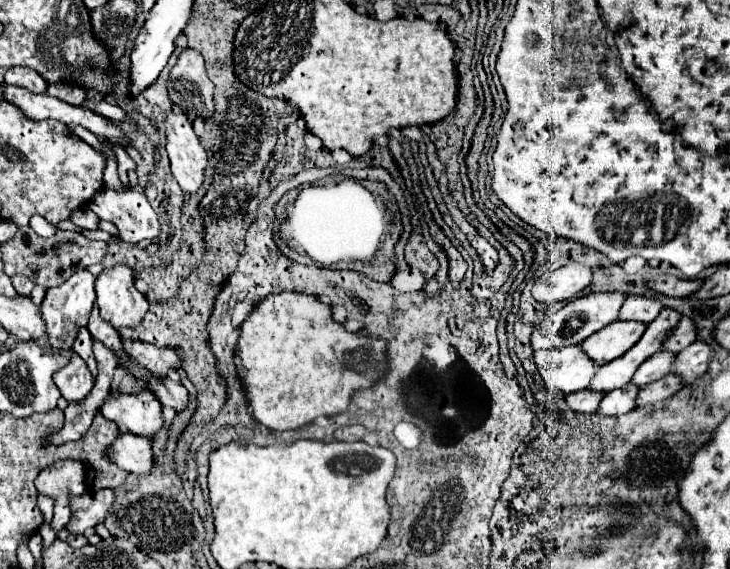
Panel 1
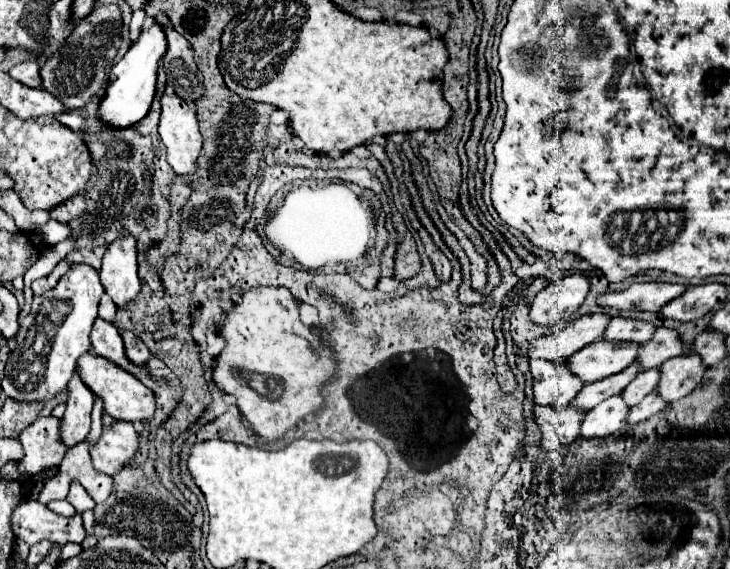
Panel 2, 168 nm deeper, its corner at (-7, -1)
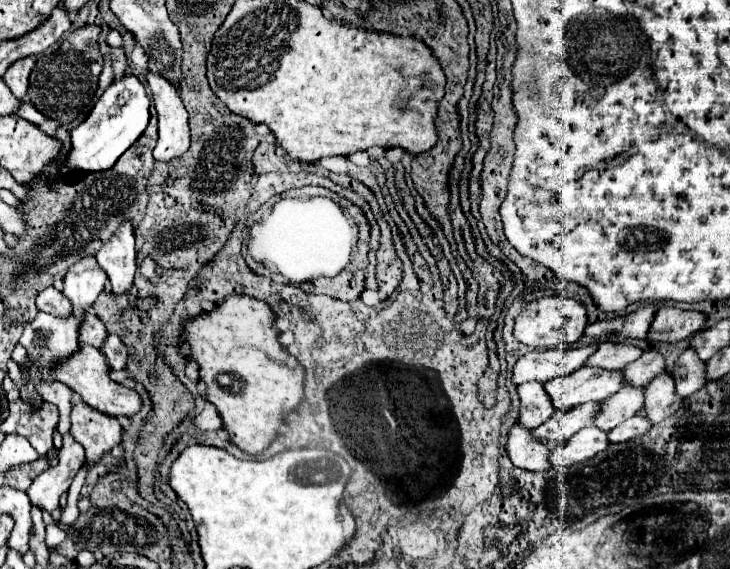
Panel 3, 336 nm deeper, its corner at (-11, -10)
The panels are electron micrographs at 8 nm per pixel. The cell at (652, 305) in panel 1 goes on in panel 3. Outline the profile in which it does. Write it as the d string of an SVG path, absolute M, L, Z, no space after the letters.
M602 341L598 351L588 359L588 365L602 367L608 371L622 371L628 363L636 361L644 353L642 347L630 345L630 343L614 343L614 341Z

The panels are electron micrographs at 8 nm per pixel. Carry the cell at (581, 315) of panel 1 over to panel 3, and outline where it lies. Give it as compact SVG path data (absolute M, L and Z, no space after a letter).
M598 341L588 343L578 349L546 349L546 351L530 351L516 361L512 381L516 385L526 381L550 381L556 377L570 375L580 369L588 357L596 351Z

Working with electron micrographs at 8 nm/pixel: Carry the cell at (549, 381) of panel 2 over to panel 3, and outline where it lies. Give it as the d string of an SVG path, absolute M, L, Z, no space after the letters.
M528 381L524 385L518 385L518 393L520 393L520 419L518 419L518 423L522 423L528 429L538 427L556 411L552 407L552 399L548 399L548 391L544 391L542 383Z

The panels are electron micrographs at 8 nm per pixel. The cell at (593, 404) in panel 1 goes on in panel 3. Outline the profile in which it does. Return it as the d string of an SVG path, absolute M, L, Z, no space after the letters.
M516 423L508 433L506 449L510 453L510 459L516 467L528 469L528 471L548 471L552 465L548 465L550 447L544 447L540 439L532 439L532 429L520 427Z

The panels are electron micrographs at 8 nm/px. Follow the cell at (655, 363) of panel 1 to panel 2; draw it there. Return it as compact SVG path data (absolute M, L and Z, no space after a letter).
M648 370L648 372L644 372L644 374L638 374L638 376L622 390L620 396L622 396L624 402L632 408L632 406L636 406L646 394L654 392L658 380L660 380L660 374L656 374L656 370Z

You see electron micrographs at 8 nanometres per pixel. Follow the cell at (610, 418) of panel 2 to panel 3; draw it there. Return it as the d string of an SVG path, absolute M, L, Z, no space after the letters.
M590 425L590 427L580 429L576 435L572 435L572 439L568 439L568 443L556 445L552 449L550 463L554 467L570 467L574 463L594 457L600 451L606 451L608 445L610 445L608 433L600 431L596 425Z

